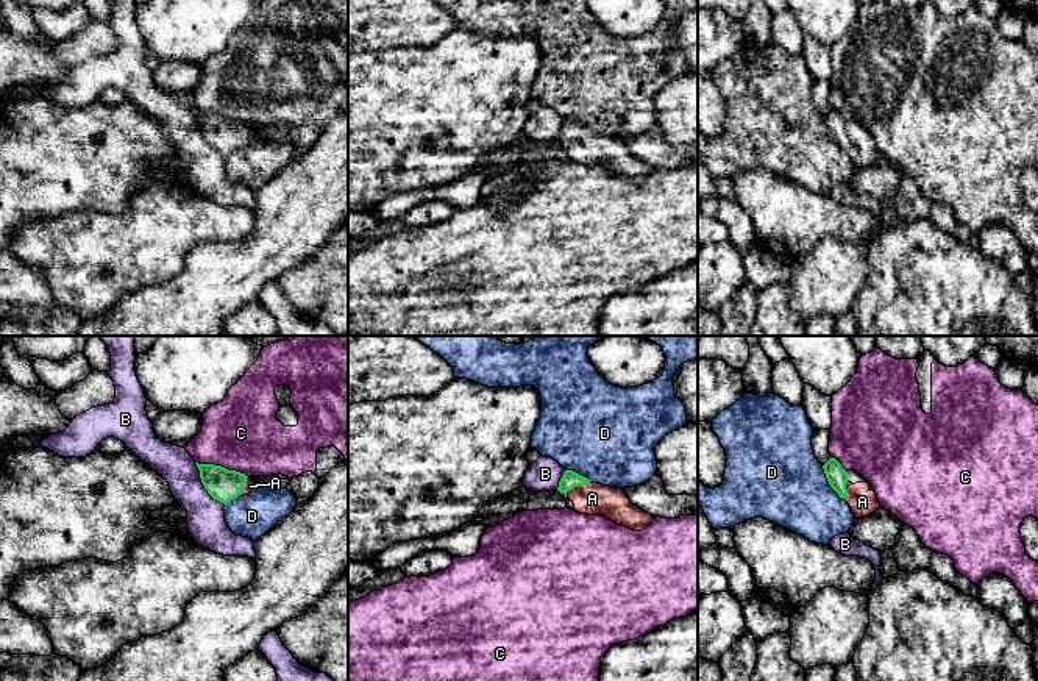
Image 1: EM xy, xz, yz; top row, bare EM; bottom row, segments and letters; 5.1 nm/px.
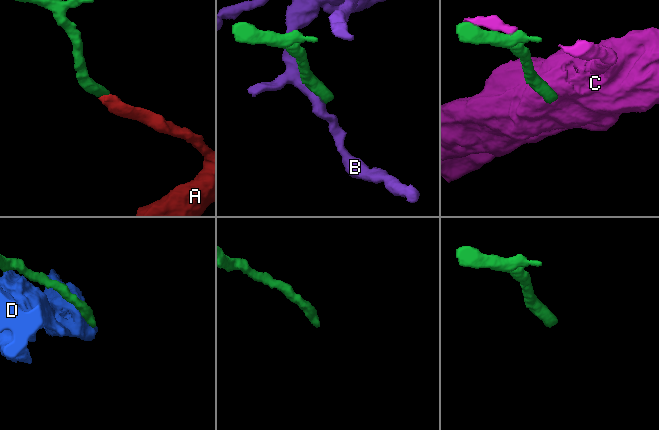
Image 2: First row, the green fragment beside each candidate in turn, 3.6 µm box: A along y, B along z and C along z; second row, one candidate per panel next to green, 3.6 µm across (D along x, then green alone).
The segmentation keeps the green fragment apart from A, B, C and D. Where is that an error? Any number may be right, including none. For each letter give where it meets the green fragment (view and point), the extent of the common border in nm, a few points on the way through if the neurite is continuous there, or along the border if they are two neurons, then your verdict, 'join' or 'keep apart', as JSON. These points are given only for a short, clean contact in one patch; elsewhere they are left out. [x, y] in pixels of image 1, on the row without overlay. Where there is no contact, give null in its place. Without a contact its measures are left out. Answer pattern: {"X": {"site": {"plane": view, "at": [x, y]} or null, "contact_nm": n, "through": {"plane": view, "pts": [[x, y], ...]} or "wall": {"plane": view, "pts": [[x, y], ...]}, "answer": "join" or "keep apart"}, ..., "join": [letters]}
{"A": {"site": {"plane": "xz", "at": [578, 135]}, "contact_nm": 130, "through": {"plane": "xz", "pts": [[570, 128], [578, 135], [592, 149]]}, "answer": "join"}, "B": {"site": {"plane": "xy", "at": [203, 135]}, "contact_nm": 280, "wall": {"plane": "xy", "pts": [[194, 113], [203, 138], [223, 155]]}, "answer": "keep apart"}, "C": {"site": {"plane": "xy", "at": [220, 116]}, "contact_nm": 280, "answer": "keep apart"}, "D": {"site": {"plane": "yz", "at": [829, 133]}, "contact_nm": 220, "wall": {"plane": "yz", "pts": [[821, 116], [829, 136], [845, 150]]}, "answer": "keep apart"}, "join": ["A"]}

